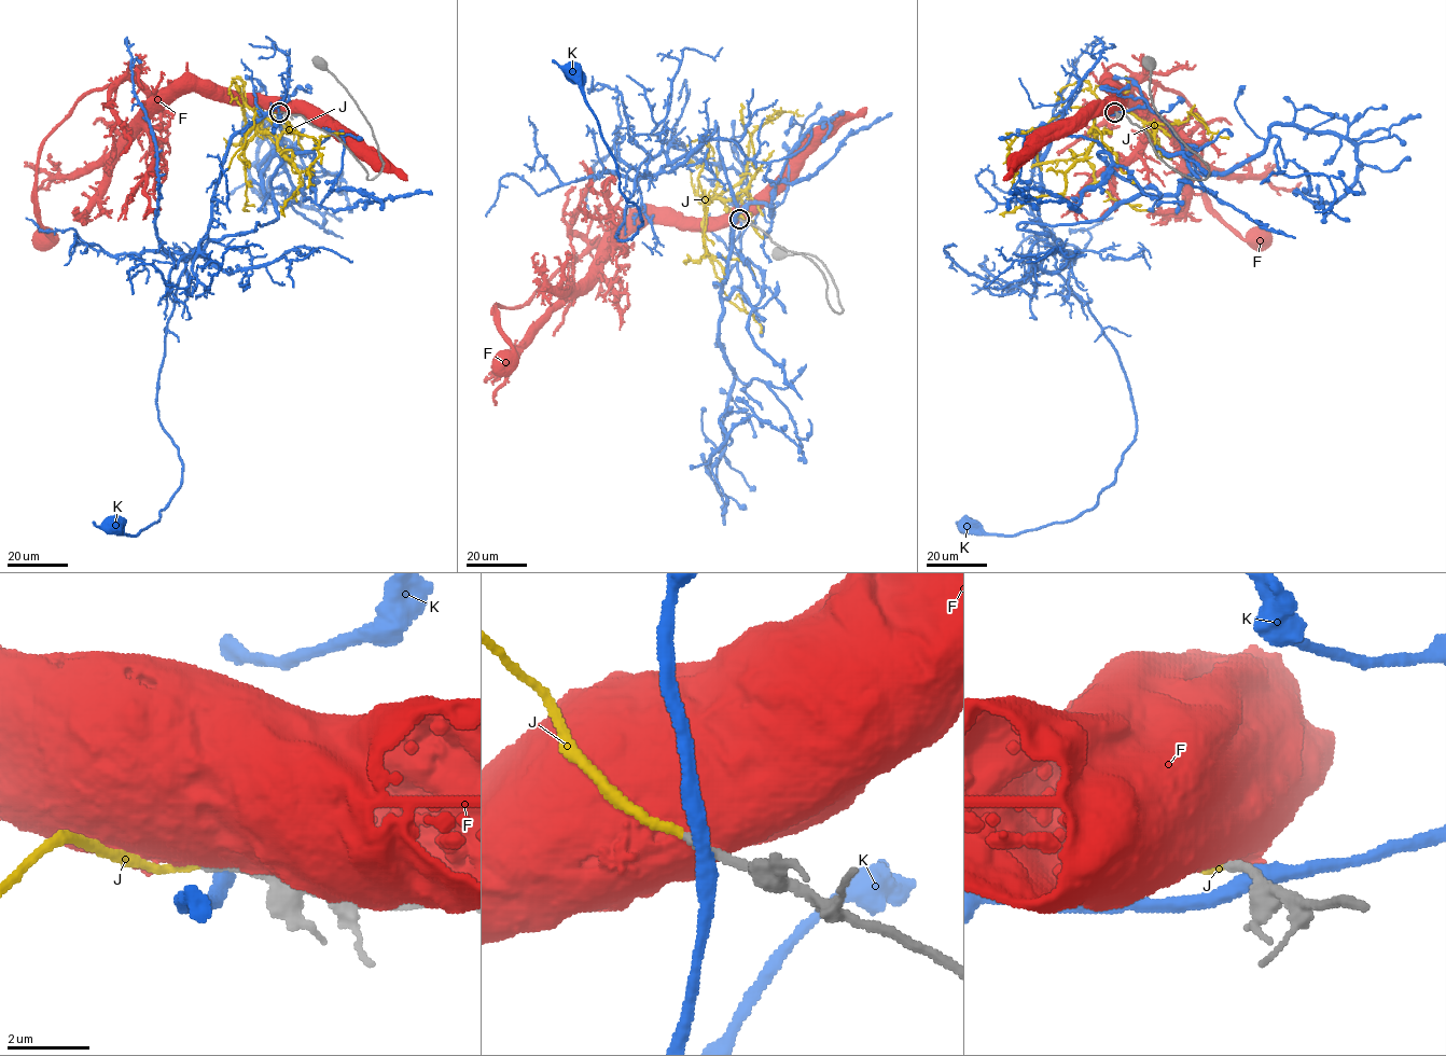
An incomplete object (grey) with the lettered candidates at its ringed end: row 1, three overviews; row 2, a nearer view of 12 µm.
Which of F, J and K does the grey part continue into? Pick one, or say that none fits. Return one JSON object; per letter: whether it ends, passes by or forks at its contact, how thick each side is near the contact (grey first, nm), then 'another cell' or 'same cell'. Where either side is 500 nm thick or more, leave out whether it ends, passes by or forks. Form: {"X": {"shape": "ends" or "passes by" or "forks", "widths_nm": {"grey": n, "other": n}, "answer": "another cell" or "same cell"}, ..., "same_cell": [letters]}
{"F": {"widths_nm": {"grey": 240, "other": 800}, "answer": "another cell"}, "J": {"shape": "ends", "widths_nm": {"grey": 220, "other": 200}, "answer": "same cell"}, "K": {"shape": "passes by", "widths_nm": {"grey": 280, "other": 400}, "answer": "another cell"}, "same_cell": ["J"]}

